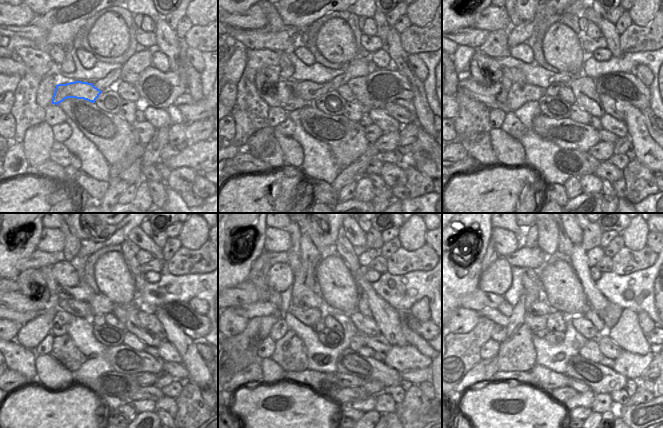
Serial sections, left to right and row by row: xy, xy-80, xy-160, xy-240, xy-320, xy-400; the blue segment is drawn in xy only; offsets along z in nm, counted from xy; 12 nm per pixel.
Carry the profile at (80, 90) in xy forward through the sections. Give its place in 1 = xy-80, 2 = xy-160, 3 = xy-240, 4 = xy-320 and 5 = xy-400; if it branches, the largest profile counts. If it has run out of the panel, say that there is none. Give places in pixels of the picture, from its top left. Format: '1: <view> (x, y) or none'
1: xy-80 (285, 97)
2: xy-160 (495, 96)
3: xy-240 (22, 318)
4: none
5: none

